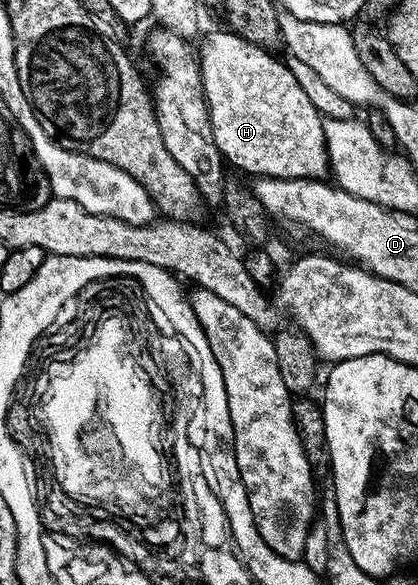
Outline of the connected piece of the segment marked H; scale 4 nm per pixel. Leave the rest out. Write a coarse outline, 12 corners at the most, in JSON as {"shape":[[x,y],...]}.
{"shape":[[228,29],[198,52],[214,141],[252,177],[323,180],[323,117]]}

